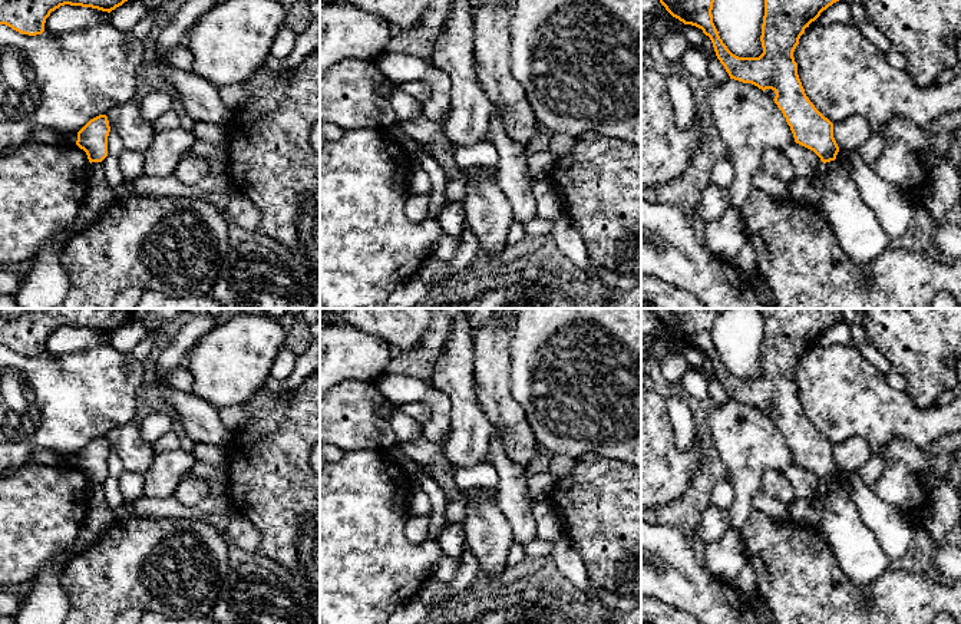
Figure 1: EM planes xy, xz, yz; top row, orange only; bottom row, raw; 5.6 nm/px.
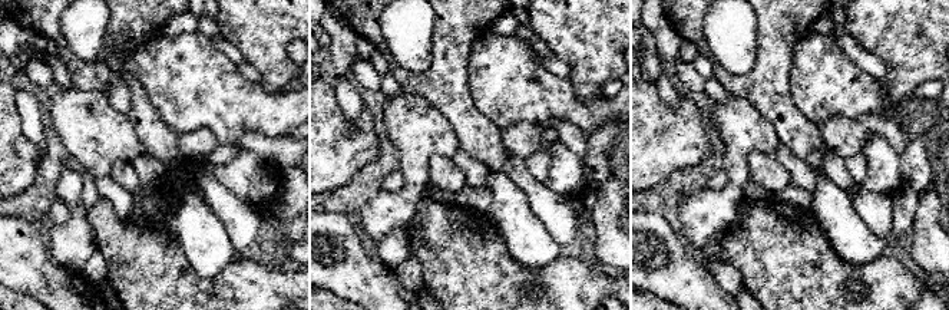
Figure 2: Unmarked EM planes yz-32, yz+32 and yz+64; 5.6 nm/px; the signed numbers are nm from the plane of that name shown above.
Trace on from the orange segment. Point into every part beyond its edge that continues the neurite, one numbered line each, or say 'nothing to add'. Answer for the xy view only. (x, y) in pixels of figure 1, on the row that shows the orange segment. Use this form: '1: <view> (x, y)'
nothing to add

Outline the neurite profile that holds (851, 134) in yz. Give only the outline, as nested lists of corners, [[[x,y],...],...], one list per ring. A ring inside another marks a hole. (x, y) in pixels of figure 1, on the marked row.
[[[853,115],[833,123],[833,138],[839,151],[858,151],[872,135],[866,118]]]

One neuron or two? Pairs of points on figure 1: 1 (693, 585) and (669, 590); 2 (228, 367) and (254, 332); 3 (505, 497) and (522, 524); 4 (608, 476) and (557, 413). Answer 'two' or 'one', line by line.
1: one
2: one
3: one
4: two

